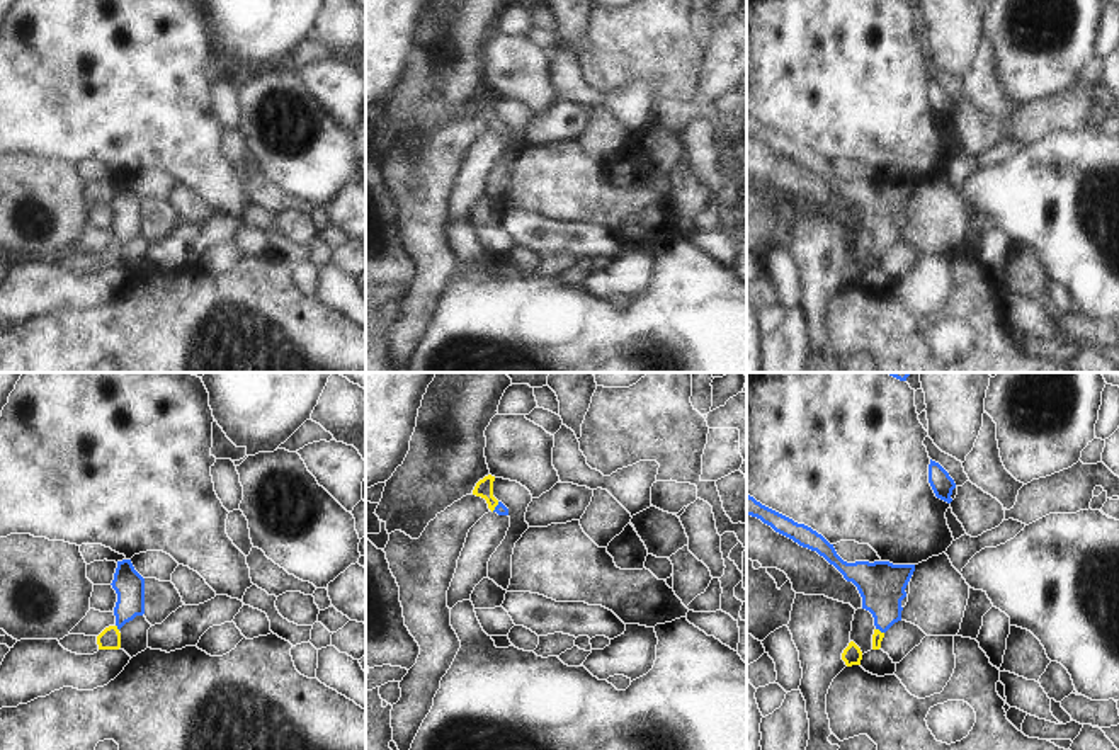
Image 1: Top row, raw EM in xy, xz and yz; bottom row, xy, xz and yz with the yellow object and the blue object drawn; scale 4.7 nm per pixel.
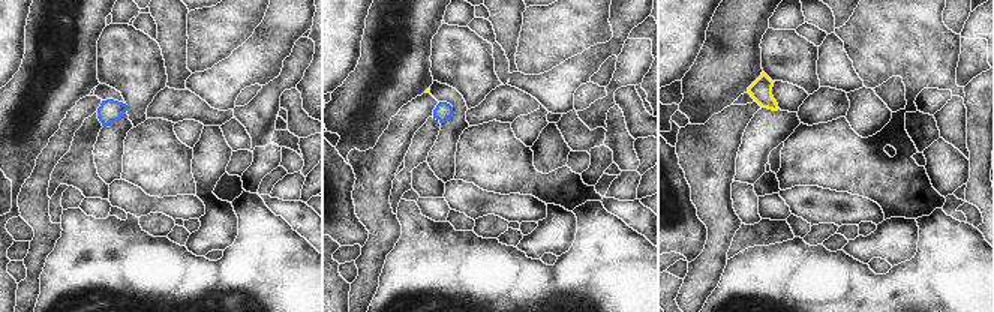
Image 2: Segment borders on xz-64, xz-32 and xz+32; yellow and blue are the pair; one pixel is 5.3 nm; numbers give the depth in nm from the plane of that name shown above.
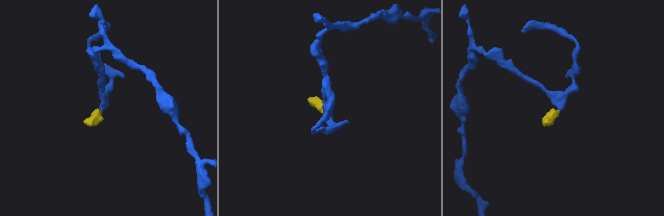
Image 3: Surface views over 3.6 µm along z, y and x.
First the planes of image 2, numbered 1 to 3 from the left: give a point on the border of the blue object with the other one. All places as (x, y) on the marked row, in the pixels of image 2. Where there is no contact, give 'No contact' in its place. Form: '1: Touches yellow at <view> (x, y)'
1: No contact
2: No contact
3: No contact.

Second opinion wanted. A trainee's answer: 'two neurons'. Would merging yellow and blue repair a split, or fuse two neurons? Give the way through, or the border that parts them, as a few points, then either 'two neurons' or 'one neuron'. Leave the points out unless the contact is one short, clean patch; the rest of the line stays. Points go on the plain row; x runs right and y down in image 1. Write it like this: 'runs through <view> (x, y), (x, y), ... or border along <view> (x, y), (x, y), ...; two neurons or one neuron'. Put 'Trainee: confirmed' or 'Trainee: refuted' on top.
Trainee: refuted
runs through yz (878, 255), (878, 249), (881, 203); one neuron

